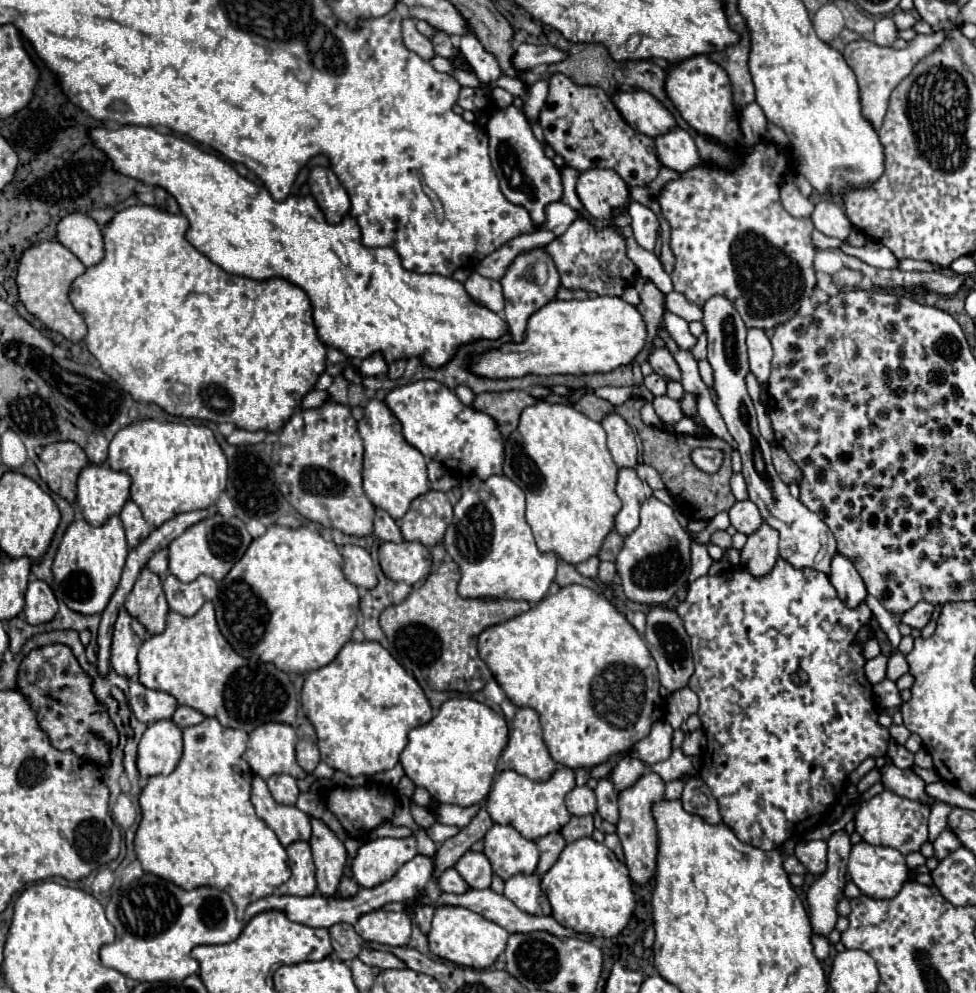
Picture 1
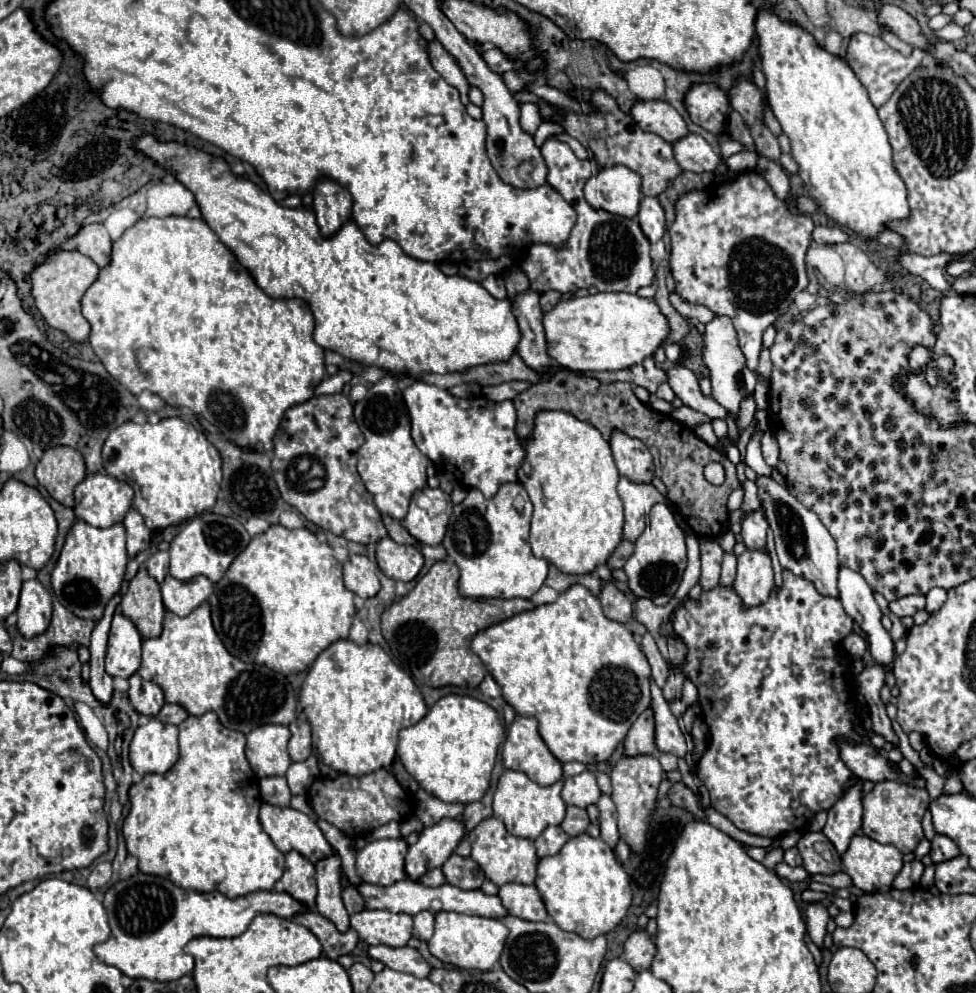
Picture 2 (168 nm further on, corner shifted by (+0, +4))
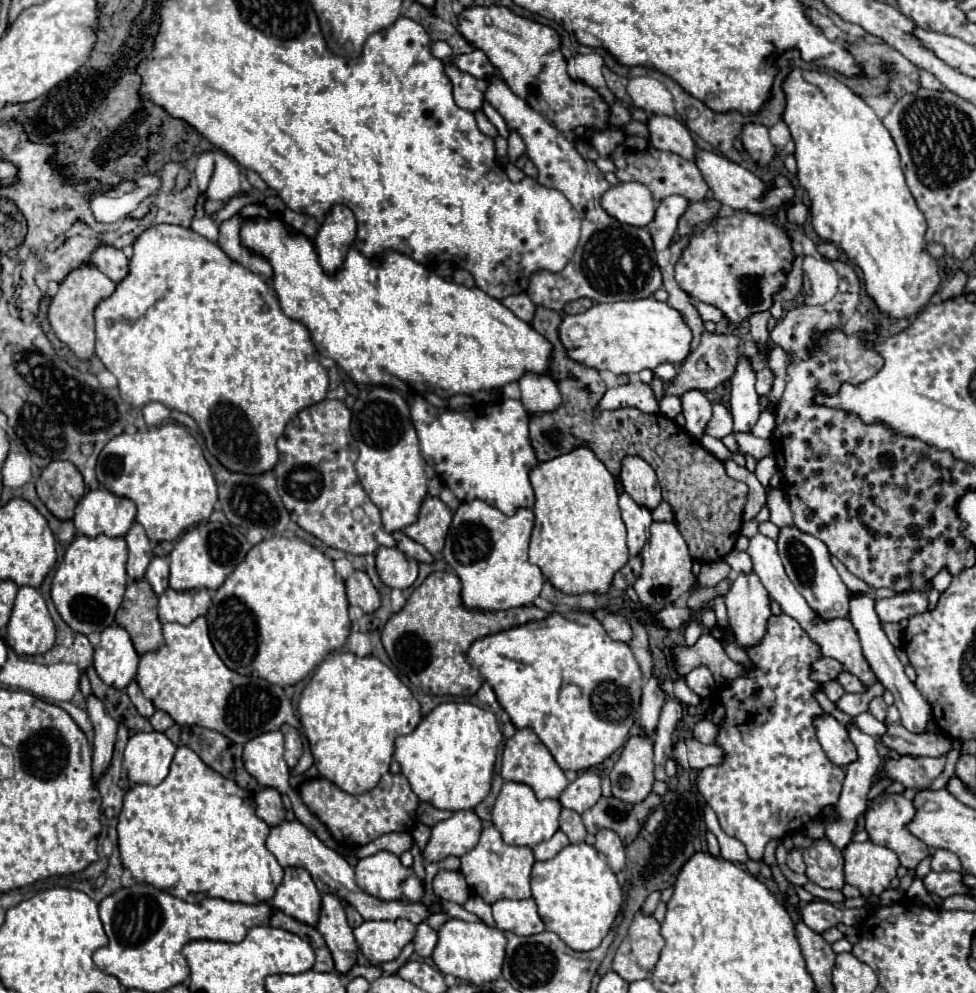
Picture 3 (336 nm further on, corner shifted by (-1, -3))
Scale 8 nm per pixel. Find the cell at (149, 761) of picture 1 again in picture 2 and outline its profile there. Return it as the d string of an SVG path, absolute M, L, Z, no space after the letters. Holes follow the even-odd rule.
M151 718L135 730L129 746L131 766L141 774L165 774L179 758L177 726Z

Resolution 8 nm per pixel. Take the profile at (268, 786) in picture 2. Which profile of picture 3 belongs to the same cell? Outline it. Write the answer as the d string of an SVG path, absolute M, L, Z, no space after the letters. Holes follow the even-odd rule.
M262 789L256 793L254 797L254 803L256 803L256 815L266 821L268 827L274 827L274 825L280 825L284 821L284 805L282 805L282 799L280 799L280 793L276 789Z

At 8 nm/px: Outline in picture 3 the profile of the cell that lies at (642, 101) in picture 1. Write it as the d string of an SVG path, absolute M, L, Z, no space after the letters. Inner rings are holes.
M654 115L648 121L650 127L650 145L662 151L672 151L684 159L696 157L696 143L690 135L690 131L676 119L676 117L664 117Z

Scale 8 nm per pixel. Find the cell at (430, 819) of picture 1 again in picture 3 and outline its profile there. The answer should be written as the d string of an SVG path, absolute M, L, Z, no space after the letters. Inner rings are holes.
M380 851L356 865L358 887L380 901L420 901L424 887L412 867L404 867L394 853Z

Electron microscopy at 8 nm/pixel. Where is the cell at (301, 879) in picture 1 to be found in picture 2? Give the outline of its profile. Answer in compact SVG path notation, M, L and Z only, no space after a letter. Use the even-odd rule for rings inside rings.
M291 850L285 856L285 874L275 884L277 892L287 892L295 900L305 902L305 906L315 904L317 884L315 884L315 866L299 852Z

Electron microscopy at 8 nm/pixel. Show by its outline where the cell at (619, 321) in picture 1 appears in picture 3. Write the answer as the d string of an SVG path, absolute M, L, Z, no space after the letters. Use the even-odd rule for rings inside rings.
M654 297L596 303L582 315L566 315L560 325L560 339L574 361L592 369L608 369L616 375L656 369L662 363L680 365L690 355L692 331L684 323L680 311Z

